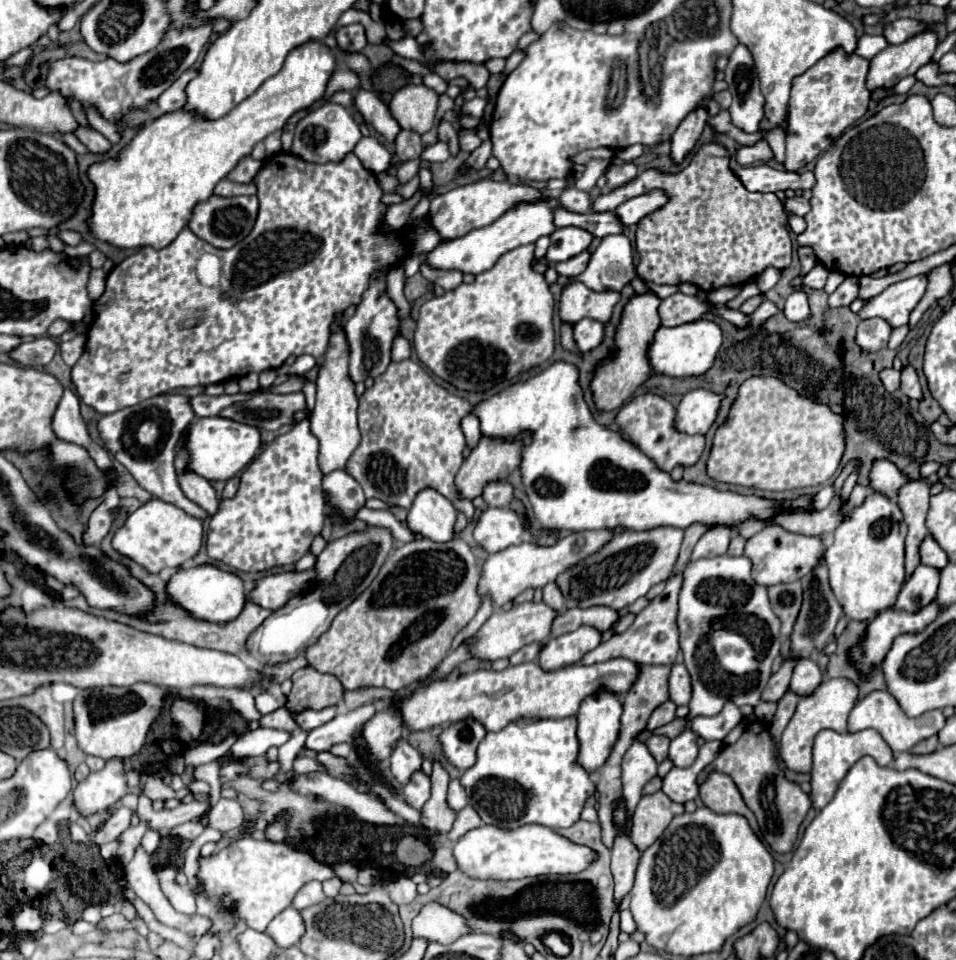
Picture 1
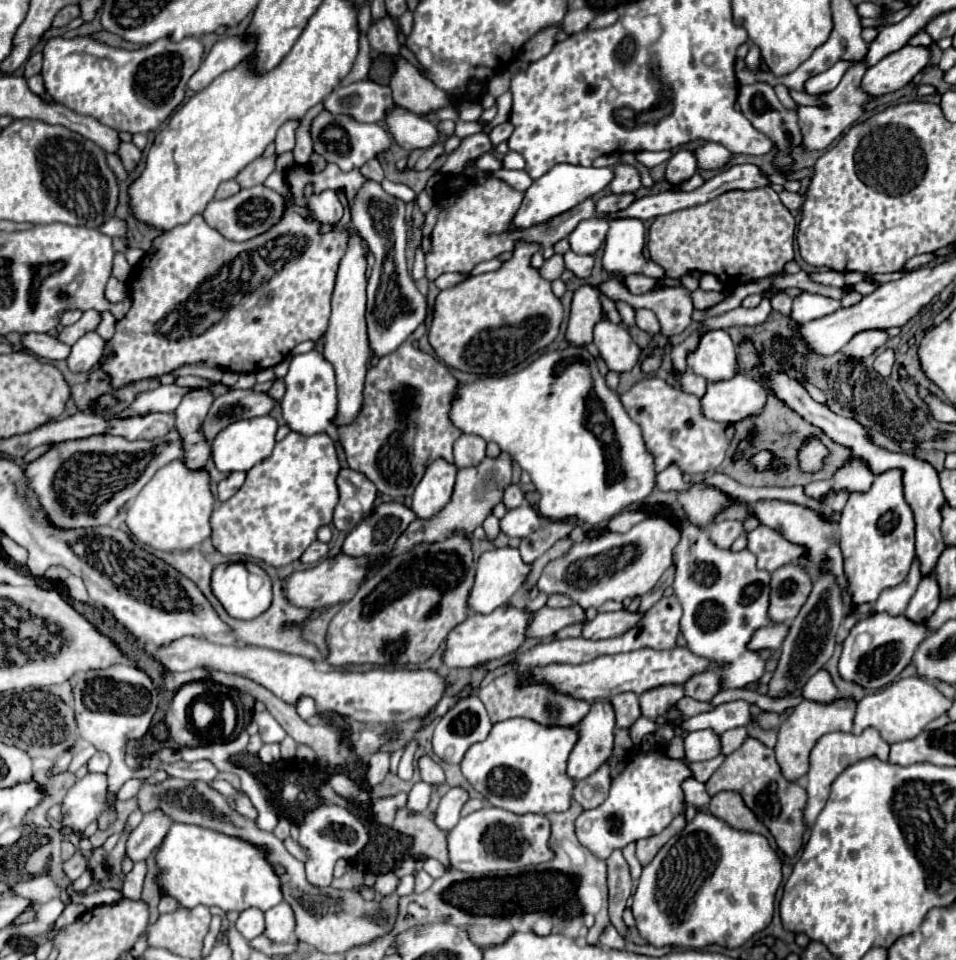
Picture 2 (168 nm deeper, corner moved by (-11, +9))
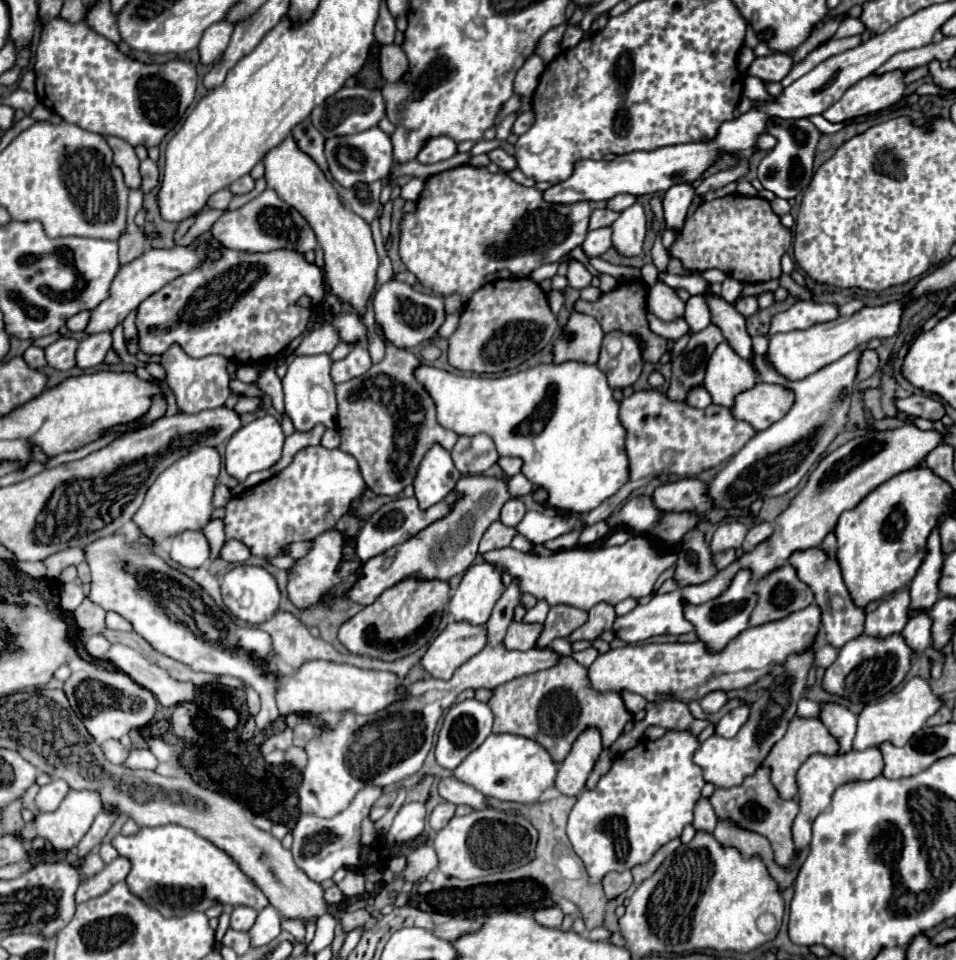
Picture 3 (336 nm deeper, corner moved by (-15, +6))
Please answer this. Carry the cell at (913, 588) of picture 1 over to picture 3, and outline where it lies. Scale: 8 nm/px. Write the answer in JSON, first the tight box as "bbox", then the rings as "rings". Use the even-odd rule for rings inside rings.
{"bbox":[902,610,932,654],"rings":[[[920,610],[918,614],[910,616],[908,624],[902,630],[902,636],[908,646],[912,646],[914,654],[920,654],[928,646],[932,646],[932,618],[928,610]]]}

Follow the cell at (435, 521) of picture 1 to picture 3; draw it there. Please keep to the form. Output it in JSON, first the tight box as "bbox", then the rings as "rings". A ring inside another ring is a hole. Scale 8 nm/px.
{"bbox":[414,446,460,510],"rings":[[[434,446],[420,462],[420,470],[414,482],[416,500],[420,510],[428,510],[430,506],[442,502],[456,486],[460,472],[454,468],[450,452],[442,446]]]}

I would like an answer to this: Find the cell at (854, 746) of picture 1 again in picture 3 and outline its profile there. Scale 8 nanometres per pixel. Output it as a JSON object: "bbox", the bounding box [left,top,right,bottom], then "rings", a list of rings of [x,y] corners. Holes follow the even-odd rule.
{"bbox":[792,746,884,850],"rings":[[[872,746],[866,750],[850,750],[846,754],[834,754],[834,756],[826,756],[826,754],[812,754],[798,770],[798,802],[800,802],[800,812],[794,820],[792,826],[792,834],[794,834],[794,842],[796,848],[802,850],[804,846],[810,844],[812,840],[812,822],[814,818],[828,808],[830,798],[834,794],[834,790],[838,786],[842,786],[844,782],[852,782],[852,780],[868,780],[874,778],[878,774],[882,774],[884,768],[884,758],[880,748]]]}

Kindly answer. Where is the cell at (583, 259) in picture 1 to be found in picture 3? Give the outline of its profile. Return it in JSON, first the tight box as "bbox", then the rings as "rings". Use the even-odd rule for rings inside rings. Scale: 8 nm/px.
{"bbox":[566,258,594,288],"rings":[[[568,258],[568,274],[566,274],[566,278],[568,278],[568,286],[586,288],[586,286],[590,286],[594,276],[582,262],[578,262],[576,258]]]}

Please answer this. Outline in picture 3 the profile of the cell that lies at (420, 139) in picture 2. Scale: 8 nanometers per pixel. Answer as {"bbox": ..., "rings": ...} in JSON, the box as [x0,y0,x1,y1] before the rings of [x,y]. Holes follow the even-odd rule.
{"bbox":[416,136,456,164],"rings":[[[434,136],[428,138],[426,144],[422,146],[422,150],[418,152],[416,160],[422,164],[434,164],[440,160],[446,160],[450,156],[456,154],[456,142],[448,136]]]}

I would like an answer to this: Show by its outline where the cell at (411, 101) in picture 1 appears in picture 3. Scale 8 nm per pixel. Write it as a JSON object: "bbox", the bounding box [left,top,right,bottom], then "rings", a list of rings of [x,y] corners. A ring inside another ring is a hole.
{"bbox":[380,44,410,84],"rings":[[[396,44],[382,46],[382,50],[380,50],[380,72],[382,72],[386,82],[390,82],[390,84],[400,82],[408,70],[410,70],[410,64],[408,64],[408,58],[400,46],[396,46]]]}

